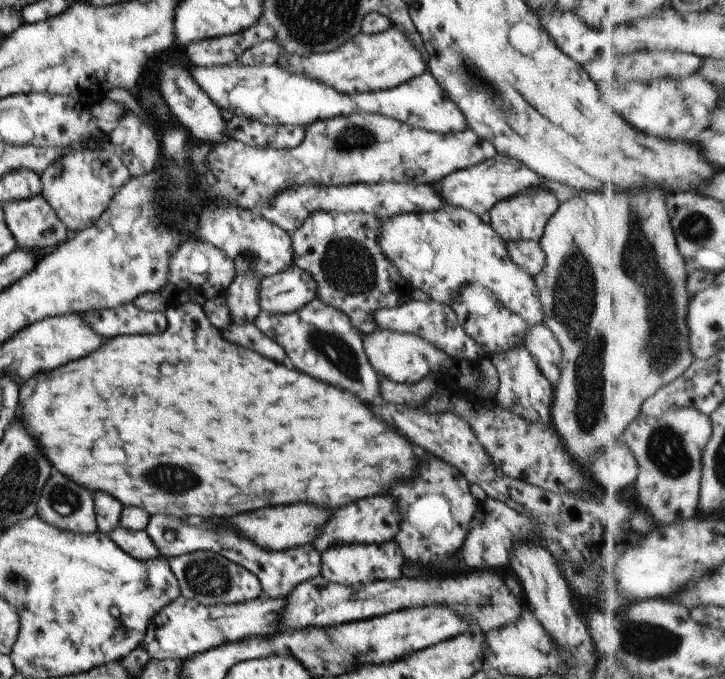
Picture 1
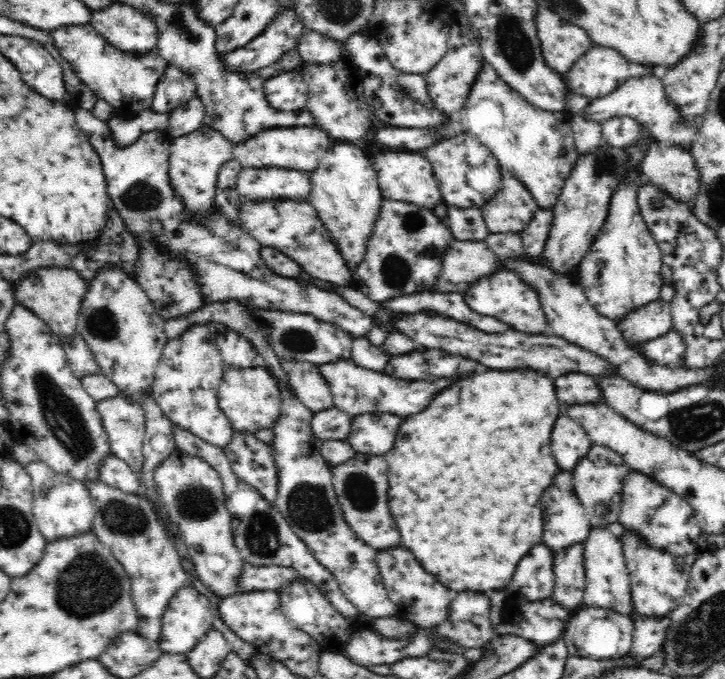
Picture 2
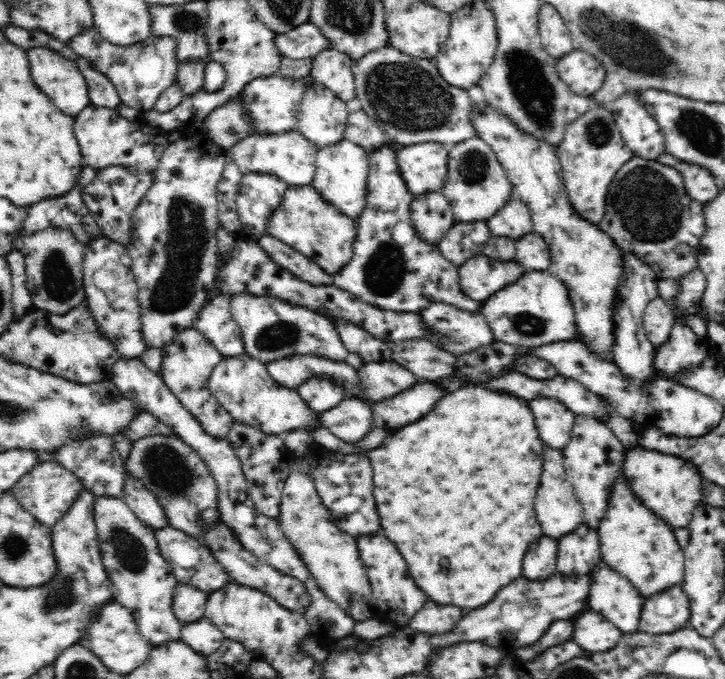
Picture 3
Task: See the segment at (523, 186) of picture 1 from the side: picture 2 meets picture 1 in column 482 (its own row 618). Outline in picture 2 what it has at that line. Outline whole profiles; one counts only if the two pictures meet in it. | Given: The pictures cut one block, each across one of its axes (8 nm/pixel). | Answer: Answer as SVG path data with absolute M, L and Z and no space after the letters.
M186 586L180 588L171 599L167 610L164 610L162 621L162 632L158 640L162 653L186 655L213 628L213 606L194 586Z

